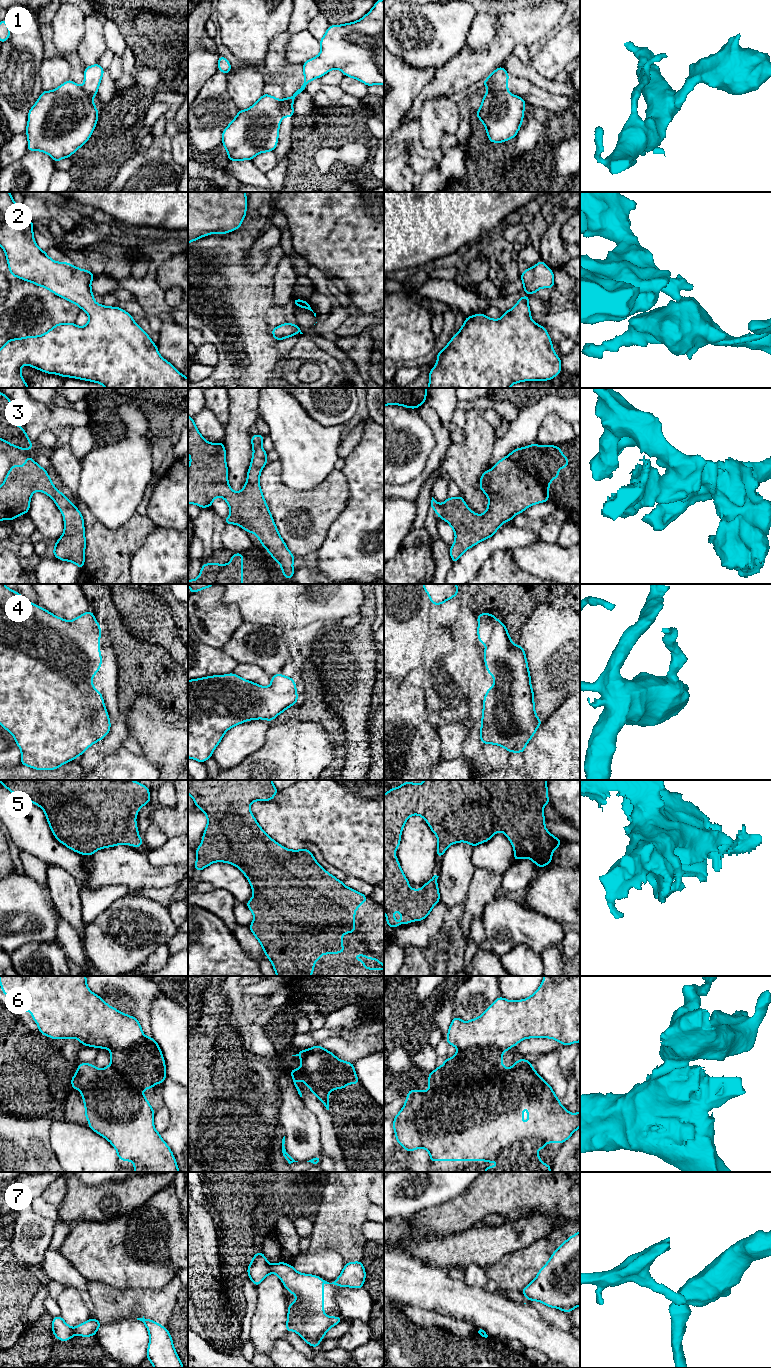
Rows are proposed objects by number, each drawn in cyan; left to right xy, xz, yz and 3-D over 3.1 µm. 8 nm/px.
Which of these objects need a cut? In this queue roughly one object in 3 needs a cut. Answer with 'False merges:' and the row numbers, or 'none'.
False merges: 1, 4, 6, 7

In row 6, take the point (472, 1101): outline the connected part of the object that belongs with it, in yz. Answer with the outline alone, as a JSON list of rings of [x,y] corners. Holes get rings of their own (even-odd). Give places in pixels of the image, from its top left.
[[[496,1046],[474,1047],[465,1050],[458,1050],[457,1053],[447,1058],[443,1065],[437,1067],[428,1075],[429,1089],[427,1091],[409,1090],[405,1104],[401,1111],[394,1117],[393,1128],[397,1142],[408,1152],[418,1148],[425,1148],[430,1154],[430,1163],[432,1161],[498,1161],[496,1167],[486,1167],[484,1172],[550,1172],[551,1165],[543,1163],[536,1153],[537,1150],[543,1150],[547,1143],[564,1143],[580,1127],[580,1111],[577,1114],[570,1113],[560,1100],[556,1097],[552,1087],[545,1081],[532,1067],[531,1062],[526,1059],[519,1059],[510,1068],[502,1066],[502,1057],[504,1051]],[[524,1105],[528,1105],[528,1125],[522,1121]]]

